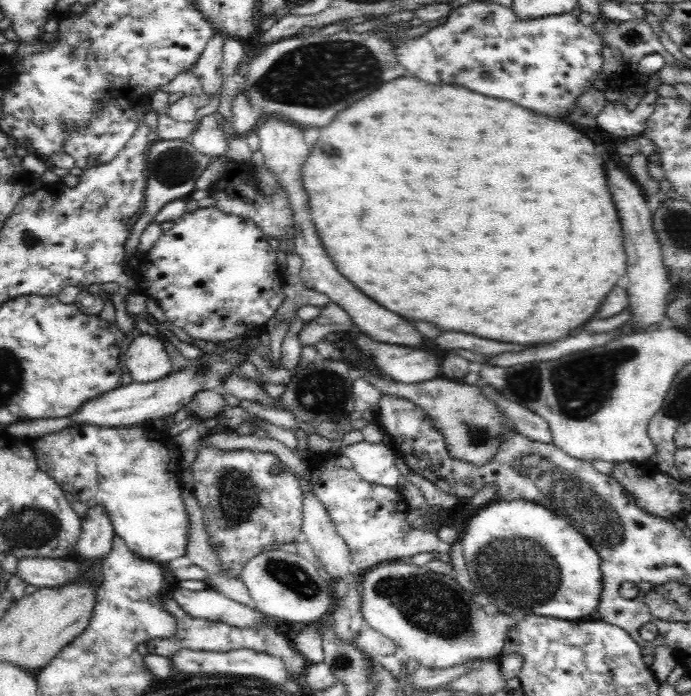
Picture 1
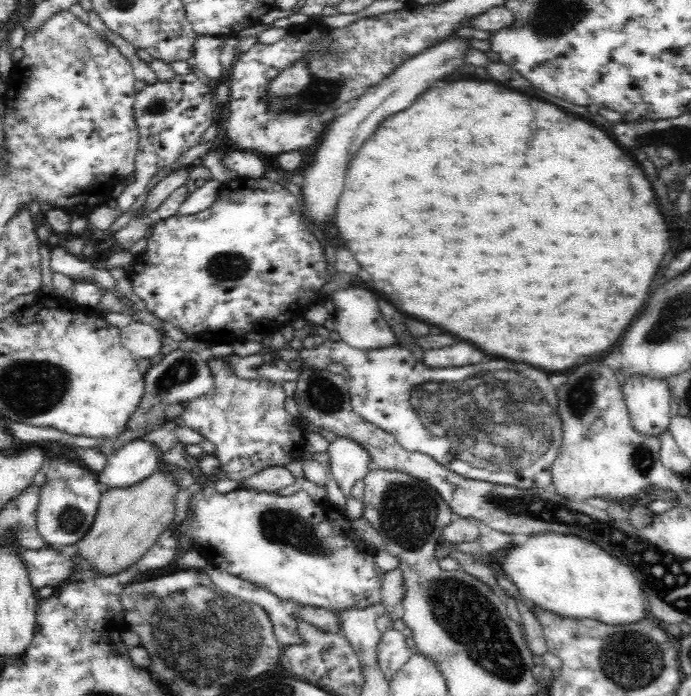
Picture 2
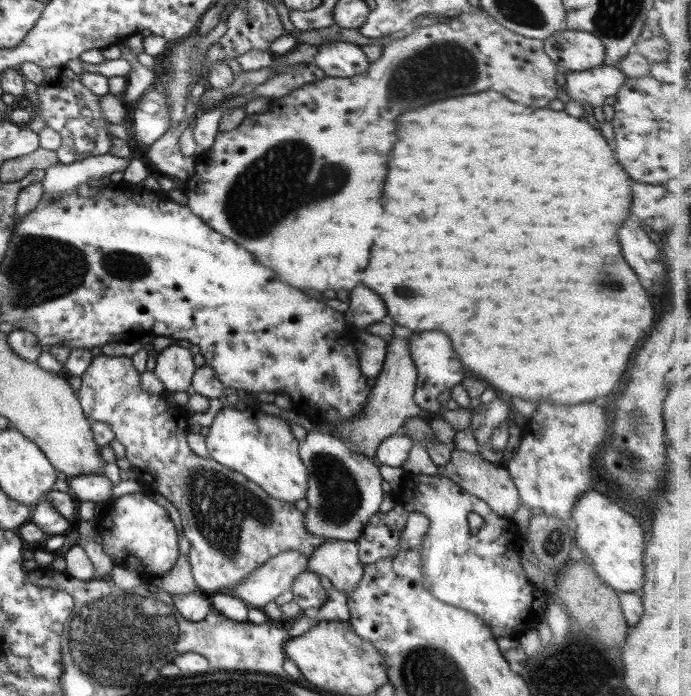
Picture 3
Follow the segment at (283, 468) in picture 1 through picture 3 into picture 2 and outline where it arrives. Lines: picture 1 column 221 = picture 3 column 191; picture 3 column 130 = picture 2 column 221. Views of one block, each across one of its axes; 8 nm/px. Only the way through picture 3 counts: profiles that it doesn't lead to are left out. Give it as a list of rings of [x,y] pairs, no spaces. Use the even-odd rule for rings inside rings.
[[[209,355],[206,363],[212,373],[212,390],[206,392],[204,396],[182,402],[184,412],[173,419],[177,427],[191,428],[214,444],[213,455],[220,460],[220,472],[230,480],[240,482],[270,466],[286,466],[292,460],[299,460],[304,452],[303,428],[300,419],[284,409],[287,396],[281,383],[273,383],[265,378],[238,378],[221,357]]]

